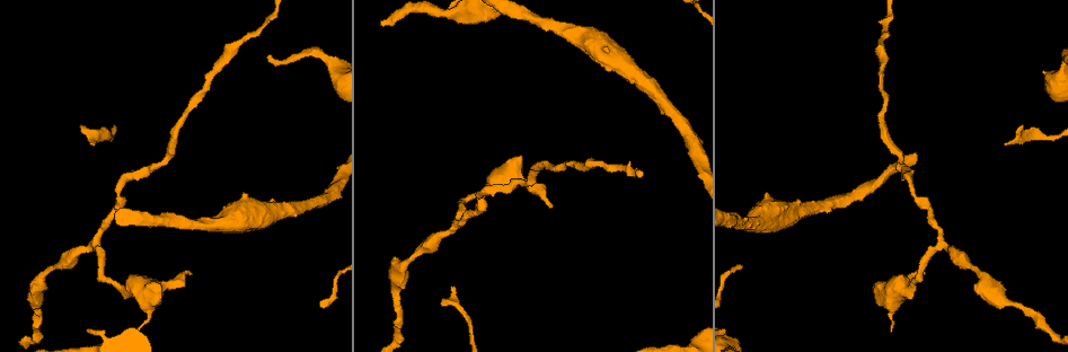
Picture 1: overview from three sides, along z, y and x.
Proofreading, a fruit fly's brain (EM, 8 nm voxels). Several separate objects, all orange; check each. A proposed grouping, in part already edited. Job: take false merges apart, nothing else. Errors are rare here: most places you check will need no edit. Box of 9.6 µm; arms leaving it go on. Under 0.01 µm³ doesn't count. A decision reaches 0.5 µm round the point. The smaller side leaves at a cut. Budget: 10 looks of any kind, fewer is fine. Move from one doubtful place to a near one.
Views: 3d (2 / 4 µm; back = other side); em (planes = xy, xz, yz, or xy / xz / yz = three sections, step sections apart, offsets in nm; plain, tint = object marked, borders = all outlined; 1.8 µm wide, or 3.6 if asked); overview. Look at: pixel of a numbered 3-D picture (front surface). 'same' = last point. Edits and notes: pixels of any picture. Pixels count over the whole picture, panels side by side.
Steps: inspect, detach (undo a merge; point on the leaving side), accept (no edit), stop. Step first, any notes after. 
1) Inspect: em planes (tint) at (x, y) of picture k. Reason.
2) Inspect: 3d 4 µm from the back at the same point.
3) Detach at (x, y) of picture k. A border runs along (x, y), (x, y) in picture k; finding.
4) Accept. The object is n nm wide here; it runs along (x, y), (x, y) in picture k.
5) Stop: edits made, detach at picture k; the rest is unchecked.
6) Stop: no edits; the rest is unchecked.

Inspect: em planes (tint) at (399, 291) of picture 1. Thick turns thin.

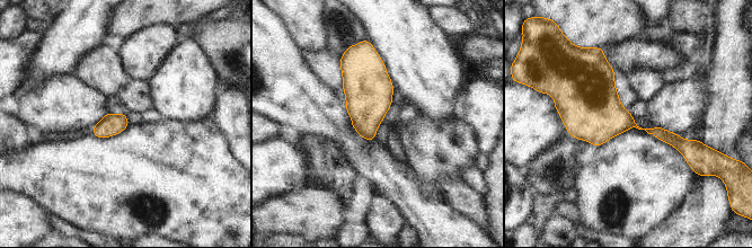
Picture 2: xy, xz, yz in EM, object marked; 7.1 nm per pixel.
Accept. All the same cell.

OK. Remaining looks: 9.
Inspect: em planes (borders) at (944, 243) of picture 1. A fork.

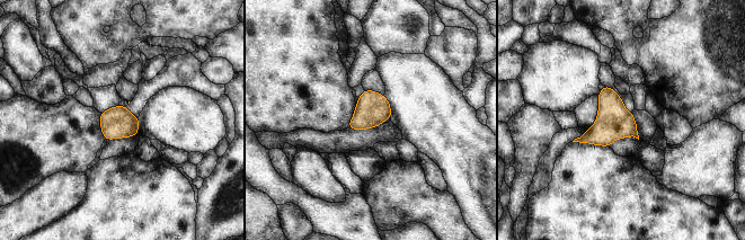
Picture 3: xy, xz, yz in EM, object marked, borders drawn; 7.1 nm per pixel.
Accept. One cell here.

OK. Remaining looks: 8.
Inspect: 3d 2 µm at (480, 196) of picture 1. A narrow waist.

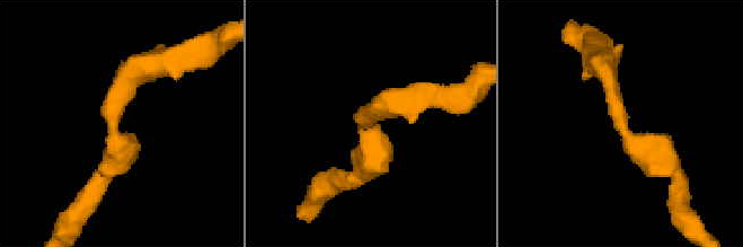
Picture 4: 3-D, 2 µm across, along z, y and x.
Inspect: em planes (tint) at (367, 123) of picture 4.

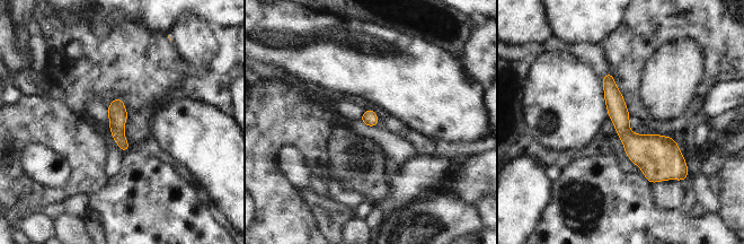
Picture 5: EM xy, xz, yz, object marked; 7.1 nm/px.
Accept. It runs along (608, 77), (622, 130), (675, 164) in picture 5; all the same cell.

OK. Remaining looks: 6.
Inspect: 3d 4 µm at (499, 181) of picture 1. Thick turns thin.

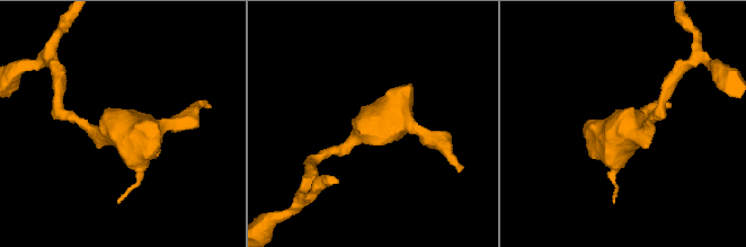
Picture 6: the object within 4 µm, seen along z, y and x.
Inspect: em 3.6 µm planes (tint) at (621, 128) of picture 6. Now the EM.

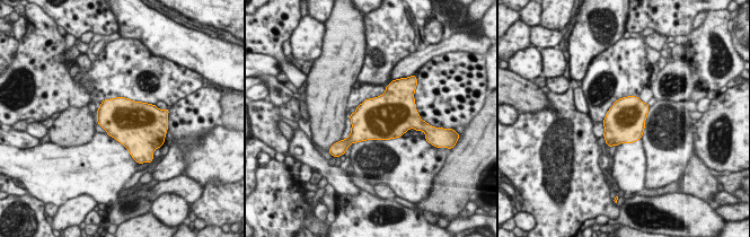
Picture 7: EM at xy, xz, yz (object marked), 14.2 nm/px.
Accept. One cell here.

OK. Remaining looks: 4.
Stop: no edits; the rest is unchecked.

